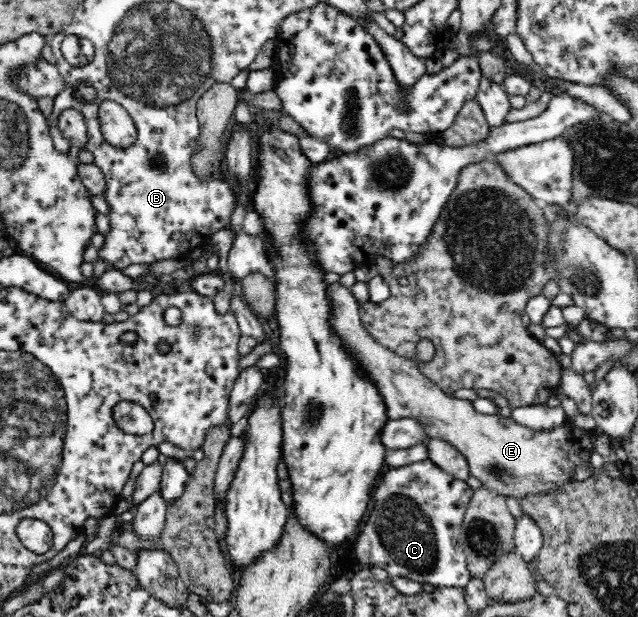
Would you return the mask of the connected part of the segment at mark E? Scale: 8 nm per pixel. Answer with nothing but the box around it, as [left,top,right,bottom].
[327,282,602,501]

